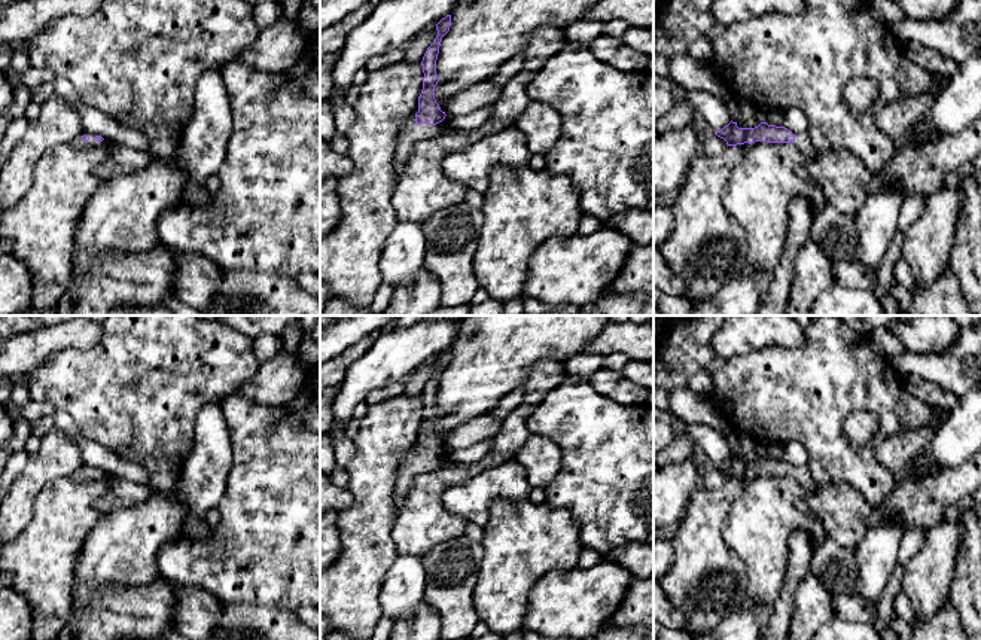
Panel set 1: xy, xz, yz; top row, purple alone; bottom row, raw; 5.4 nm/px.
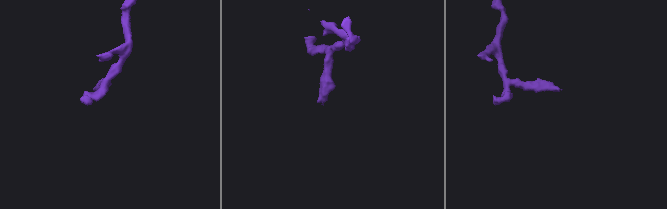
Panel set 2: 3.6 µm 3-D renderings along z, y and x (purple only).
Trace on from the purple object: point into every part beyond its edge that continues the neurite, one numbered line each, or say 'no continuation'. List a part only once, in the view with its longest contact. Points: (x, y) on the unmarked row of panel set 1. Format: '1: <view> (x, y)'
1: xz (413, 466)

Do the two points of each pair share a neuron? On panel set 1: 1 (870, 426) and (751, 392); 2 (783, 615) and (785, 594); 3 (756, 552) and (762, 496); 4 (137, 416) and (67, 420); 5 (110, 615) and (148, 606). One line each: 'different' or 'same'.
1: different
2: same
3: same
4: different
5: same

